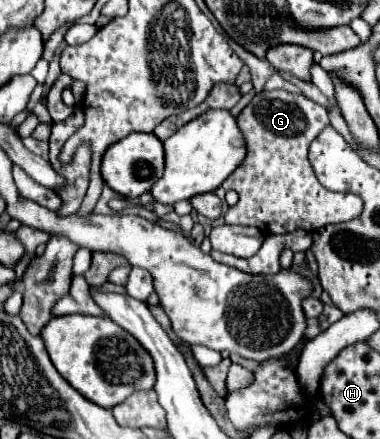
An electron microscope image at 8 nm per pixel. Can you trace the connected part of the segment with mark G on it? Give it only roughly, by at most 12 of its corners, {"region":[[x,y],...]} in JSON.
{"region":[[260,92],[226,224],[316,232],[362,212],[308,162],[326,108]]}

